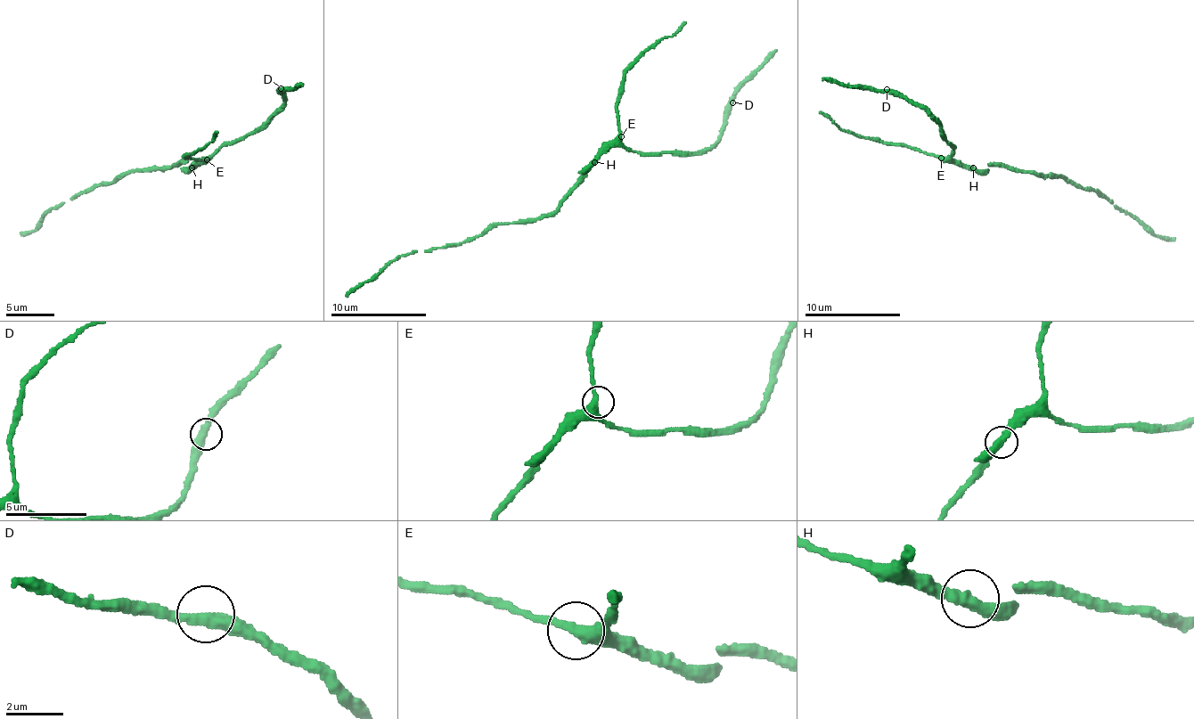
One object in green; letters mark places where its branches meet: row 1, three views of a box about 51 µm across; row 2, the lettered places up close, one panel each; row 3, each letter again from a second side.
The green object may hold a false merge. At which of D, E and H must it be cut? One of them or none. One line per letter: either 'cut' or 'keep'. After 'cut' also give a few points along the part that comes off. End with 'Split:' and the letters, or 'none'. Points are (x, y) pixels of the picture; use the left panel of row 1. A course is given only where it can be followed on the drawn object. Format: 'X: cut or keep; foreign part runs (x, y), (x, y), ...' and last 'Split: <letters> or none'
D: keep
E: keep
H: keep
Split: none

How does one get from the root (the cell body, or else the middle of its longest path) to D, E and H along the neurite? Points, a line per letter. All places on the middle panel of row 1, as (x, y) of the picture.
D: (576, 180), (596, 159), (614, 145), (625, 145), (637, 153), (704, 151), (720, 137), (726, 108), (732, 102)
E: (576, 180), (621, 136)
H: (576, 180), (595, 162)

